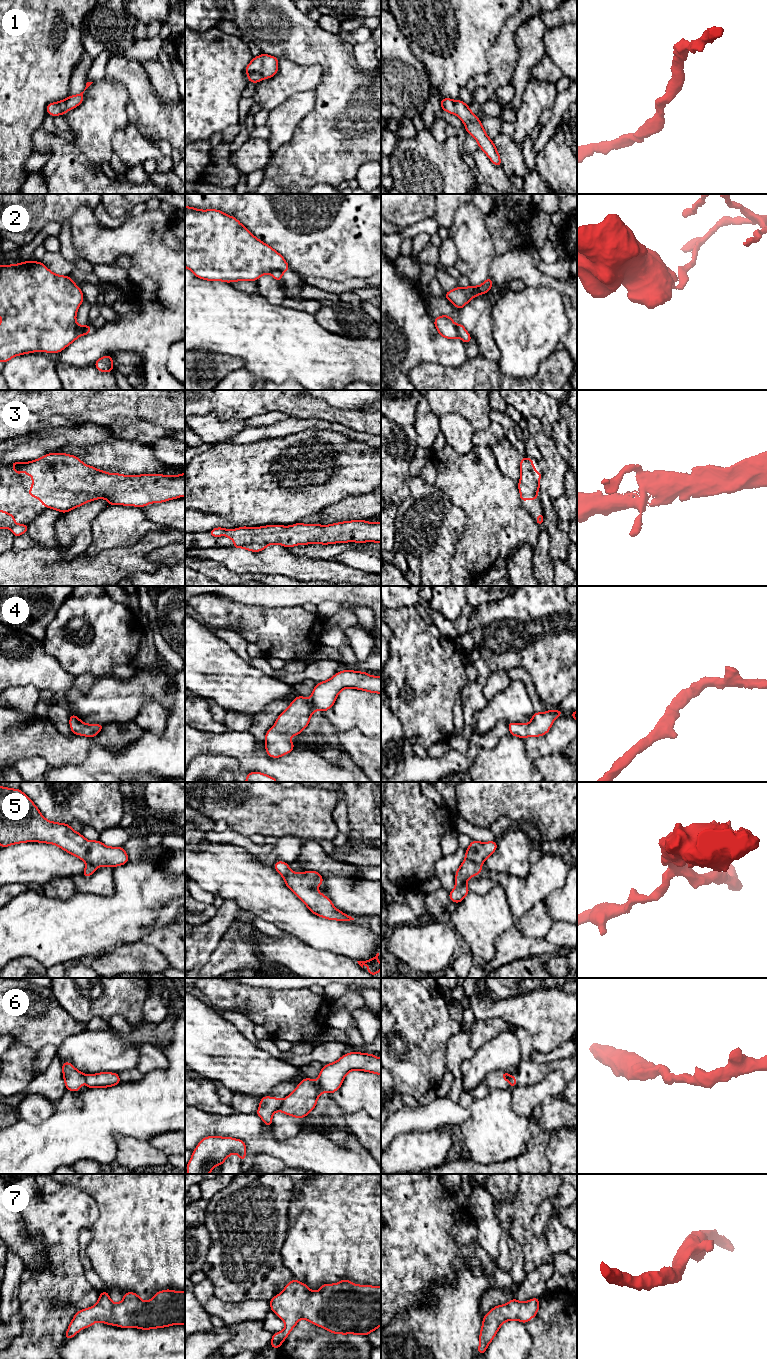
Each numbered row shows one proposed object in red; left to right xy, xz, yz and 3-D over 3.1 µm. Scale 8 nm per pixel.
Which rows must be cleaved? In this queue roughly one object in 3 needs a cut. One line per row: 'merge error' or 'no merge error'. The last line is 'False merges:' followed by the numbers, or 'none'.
1: no merge error
2: merge error
3: no merge error
4: no merge error
5: merge error
6: merge error
7: no merge error
False merges: 2, 5, 6

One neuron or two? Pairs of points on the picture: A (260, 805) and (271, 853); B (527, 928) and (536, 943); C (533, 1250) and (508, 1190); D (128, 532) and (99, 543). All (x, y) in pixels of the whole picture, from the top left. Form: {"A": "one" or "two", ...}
{"A": "two", "B": "two", "C": "two", "D": "one"}

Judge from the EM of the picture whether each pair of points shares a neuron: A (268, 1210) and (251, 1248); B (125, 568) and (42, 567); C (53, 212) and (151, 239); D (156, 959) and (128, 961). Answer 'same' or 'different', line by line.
A: same
B: same
C: different
D: same

